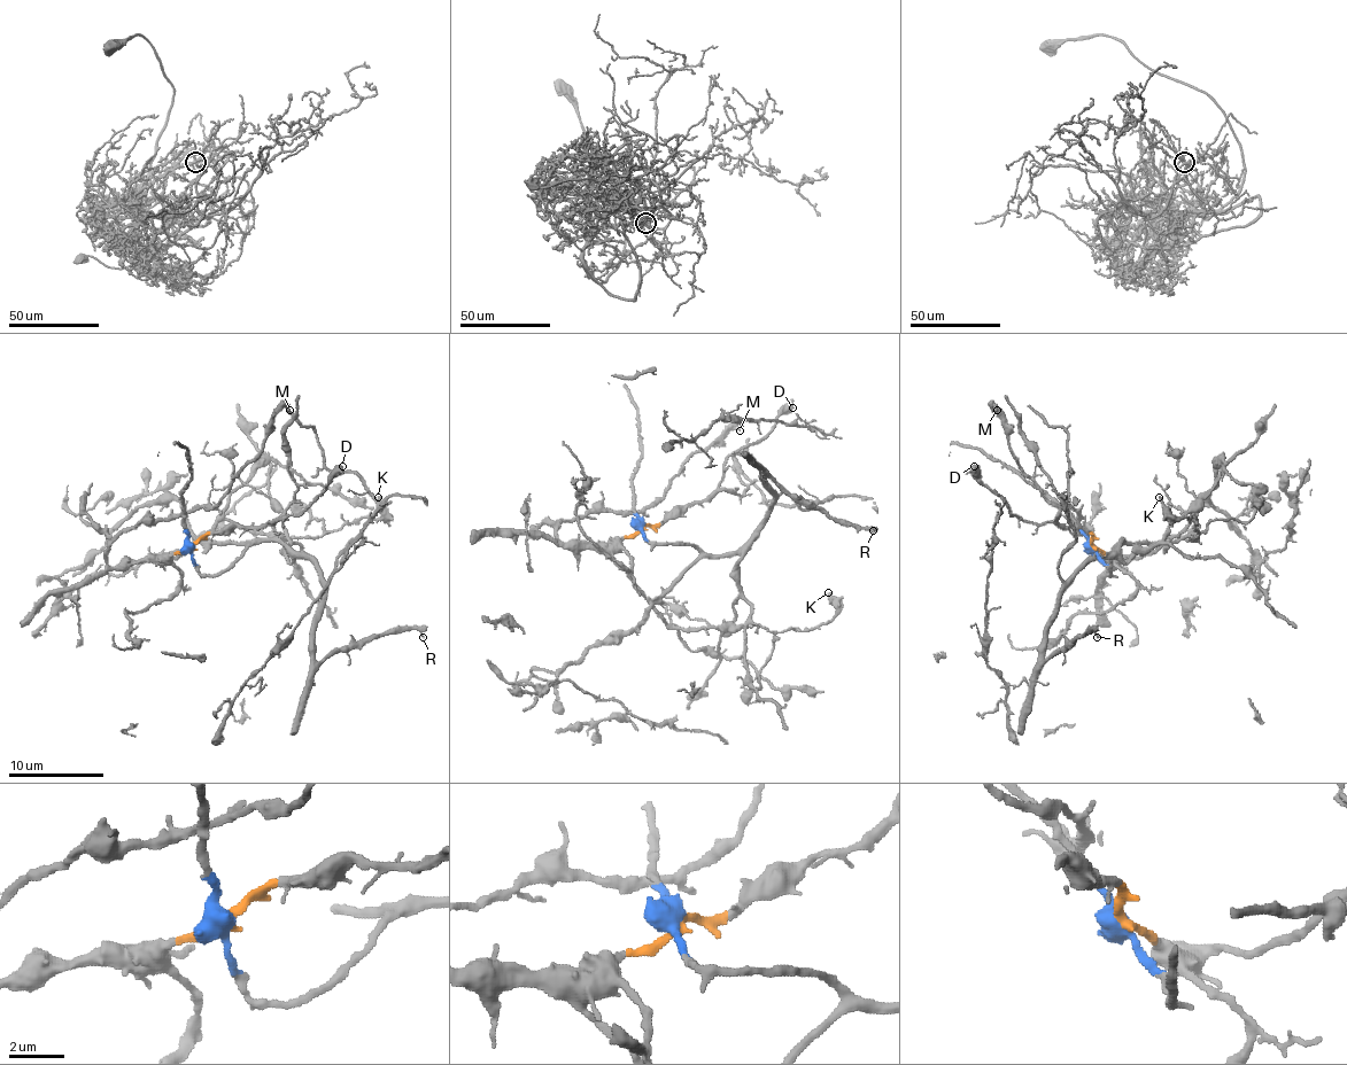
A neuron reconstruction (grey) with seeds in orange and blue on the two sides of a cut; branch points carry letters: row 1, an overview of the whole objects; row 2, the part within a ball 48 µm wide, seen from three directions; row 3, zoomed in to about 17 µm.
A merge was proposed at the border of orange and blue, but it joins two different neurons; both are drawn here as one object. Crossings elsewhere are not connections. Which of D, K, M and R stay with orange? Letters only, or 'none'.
D, K, M

